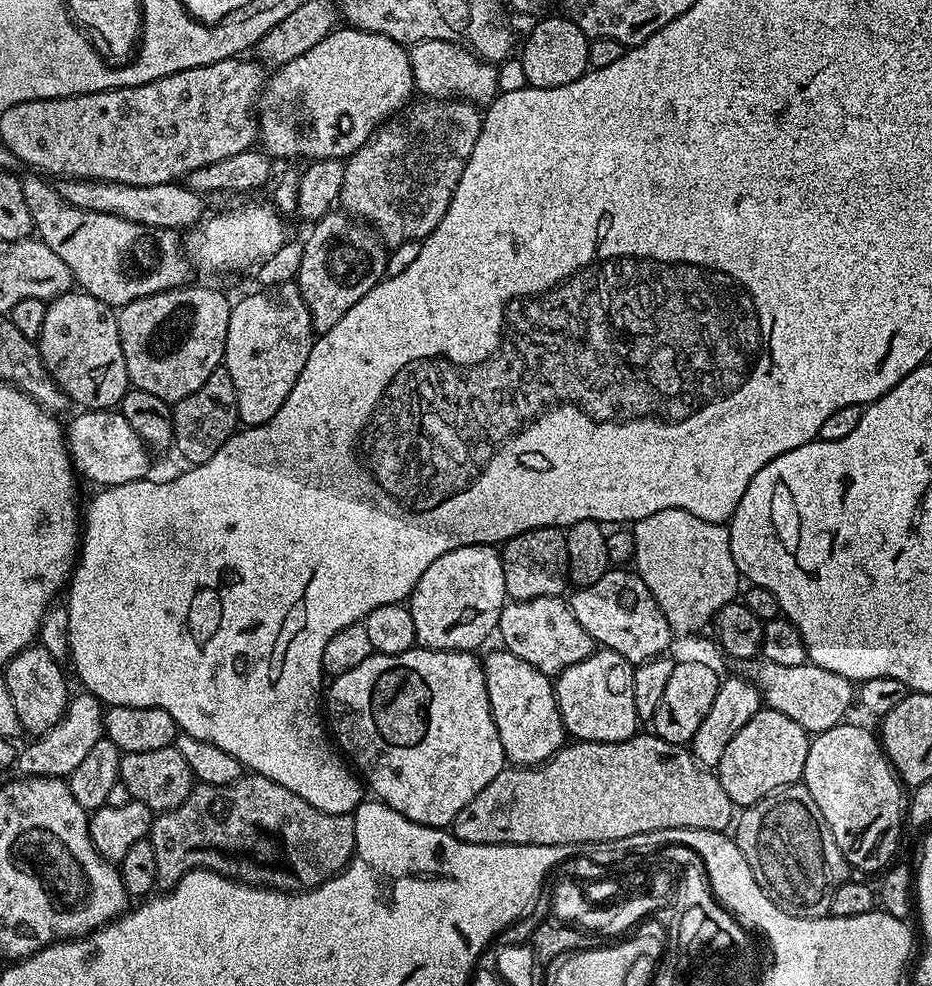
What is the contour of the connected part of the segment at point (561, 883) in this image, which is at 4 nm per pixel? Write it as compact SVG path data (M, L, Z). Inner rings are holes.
M581 850L577 856L570 854L567 857L560 857L548 865L545 869L545 876L539 879L538 886L542 888L542 898L554 902L554 910L564 918L575 918L574 926L600 926L600 932L607 928L613 930L638 930L642 926L640 914L658 904L658 897L664 894L664 884L650 882L650 892L656 892L657 898L642 898L636 902L630 902L620 908L606 908L600 912L590 910L592 904L592 881L598 878L598 870L602 870L602 862L588 861L587 851Z

